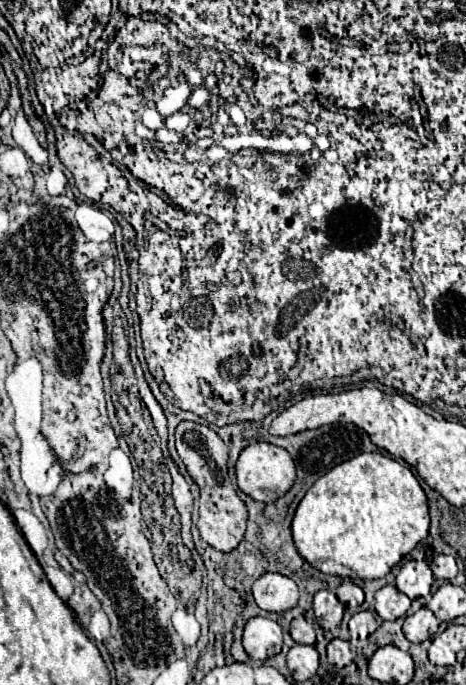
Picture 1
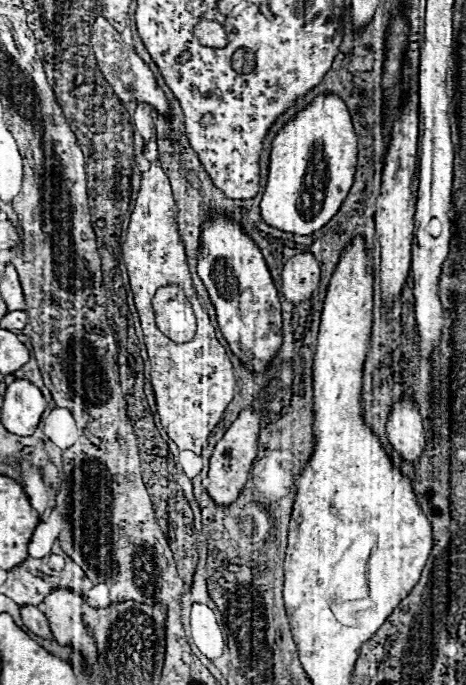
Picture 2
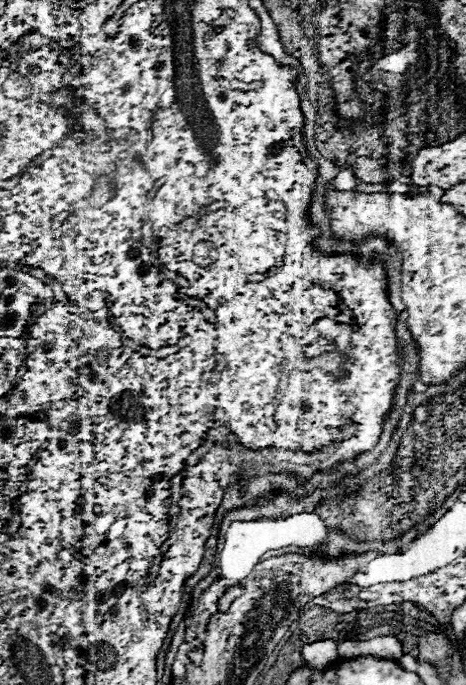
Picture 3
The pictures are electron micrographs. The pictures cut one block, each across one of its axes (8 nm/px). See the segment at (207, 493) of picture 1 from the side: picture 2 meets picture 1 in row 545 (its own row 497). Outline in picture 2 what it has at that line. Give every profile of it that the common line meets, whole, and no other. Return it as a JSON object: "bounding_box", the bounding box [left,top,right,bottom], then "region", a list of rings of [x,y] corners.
{"bounding_box":[202,410,262,506],"region":[[[242,410],[240,416],[236,418],[236,422],[224,432],[222,440],[218,440],[218,444],[214,446],[214,452],[210,456],[210,470],[208,470],[208,476],[202,480],[202,488],[218,506],[230,506],[232,502],[236,502],[238,494],[242,492],[242,488],[246,484],[250,466],[258,452],[256,442],[258,442],[258,432],[260,432],[260,424],[258,424],[260,416],[262,416],[262,412]]]}

